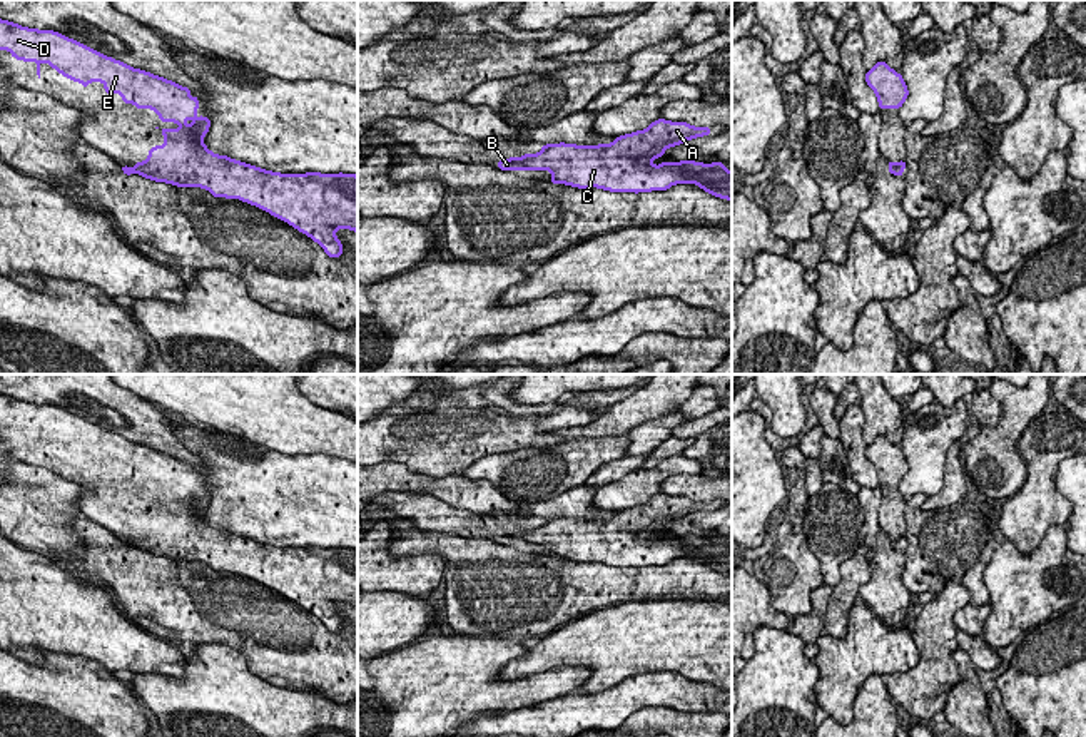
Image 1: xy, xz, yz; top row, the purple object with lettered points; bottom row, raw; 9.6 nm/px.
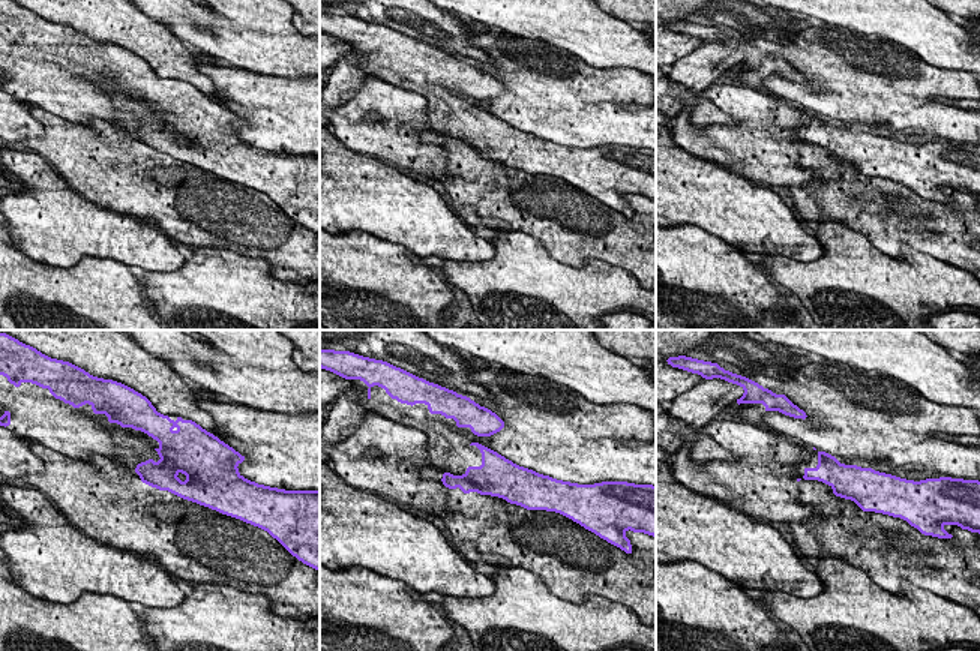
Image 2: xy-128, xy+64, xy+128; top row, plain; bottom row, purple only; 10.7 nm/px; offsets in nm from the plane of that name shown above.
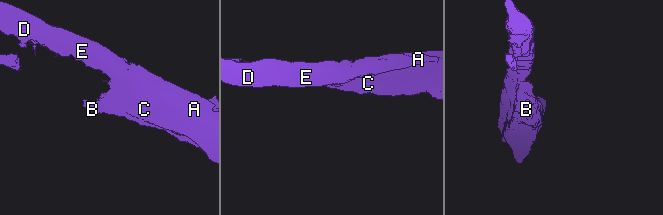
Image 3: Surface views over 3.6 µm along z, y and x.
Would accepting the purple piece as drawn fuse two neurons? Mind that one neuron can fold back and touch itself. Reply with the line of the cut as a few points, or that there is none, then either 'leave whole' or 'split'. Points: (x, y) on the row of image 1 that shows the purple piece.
no cut; leave whole

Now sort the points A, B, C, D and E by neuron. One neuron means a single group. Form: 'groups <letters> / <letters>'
groups A B C D E

